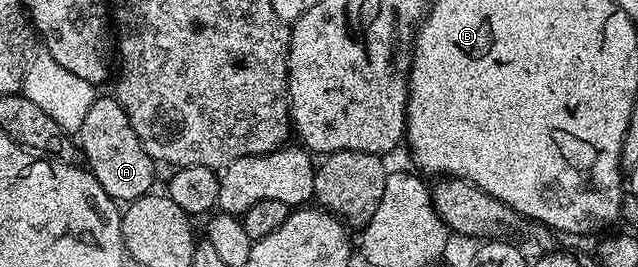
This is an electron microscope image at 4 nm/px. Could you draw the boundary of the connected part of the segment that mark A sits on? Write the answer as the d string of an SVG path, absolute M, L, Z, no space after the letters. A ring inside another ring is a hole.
M114 96L94 98L83 119L77 140L87 159L85 163L90 173L113 201L128 203L145 196L154 188L156 162L147 155L131 127L127 113Z

